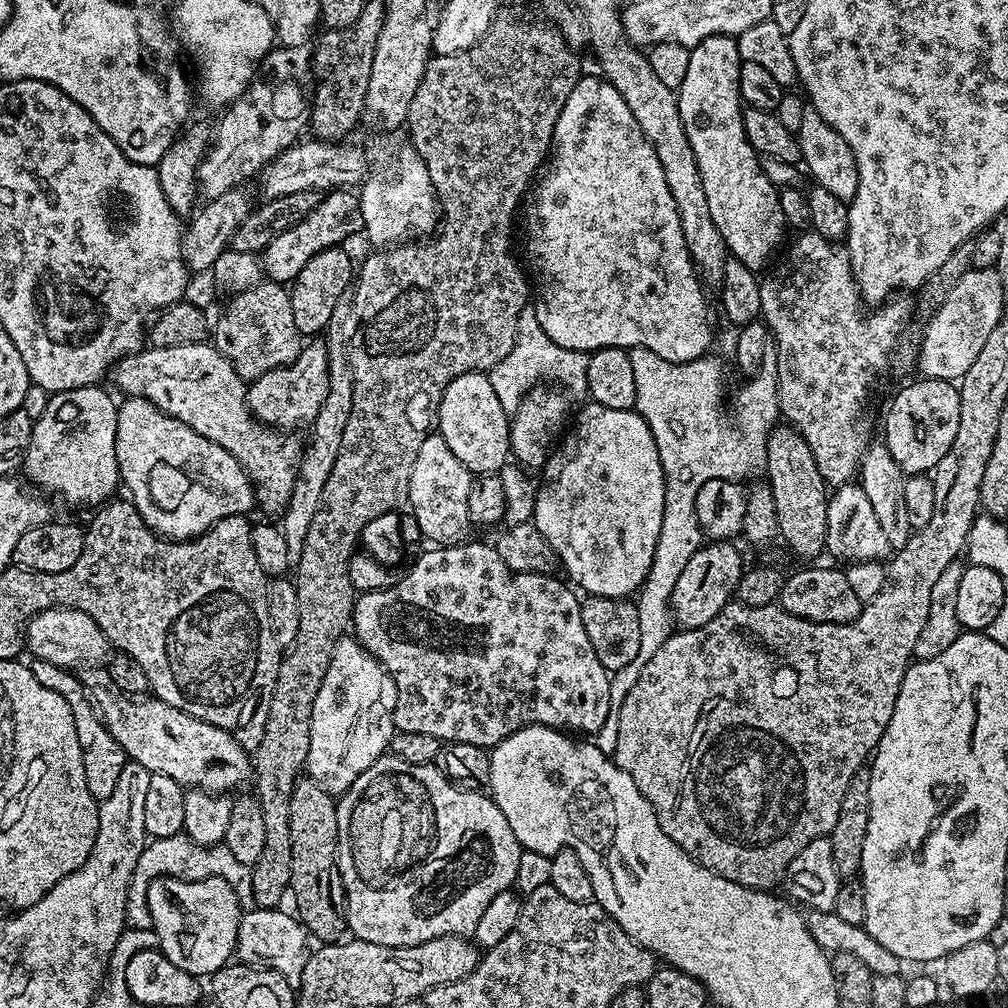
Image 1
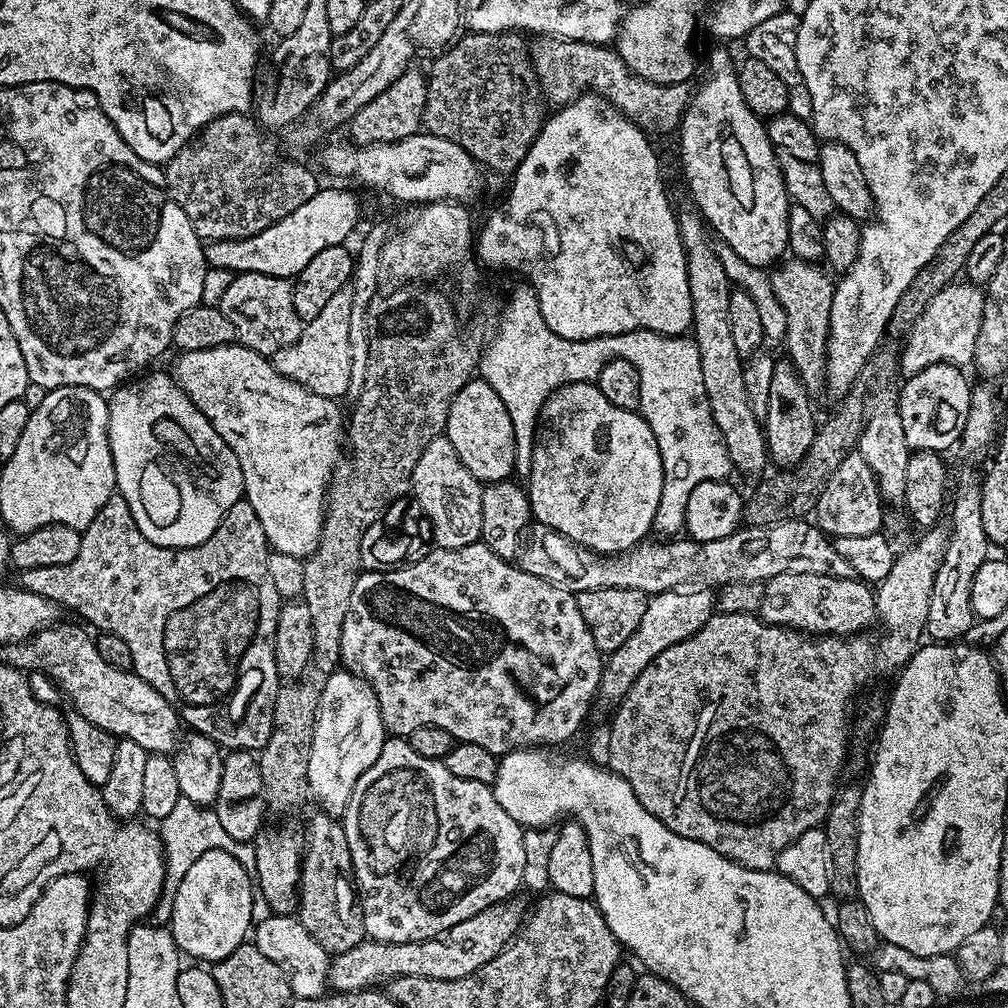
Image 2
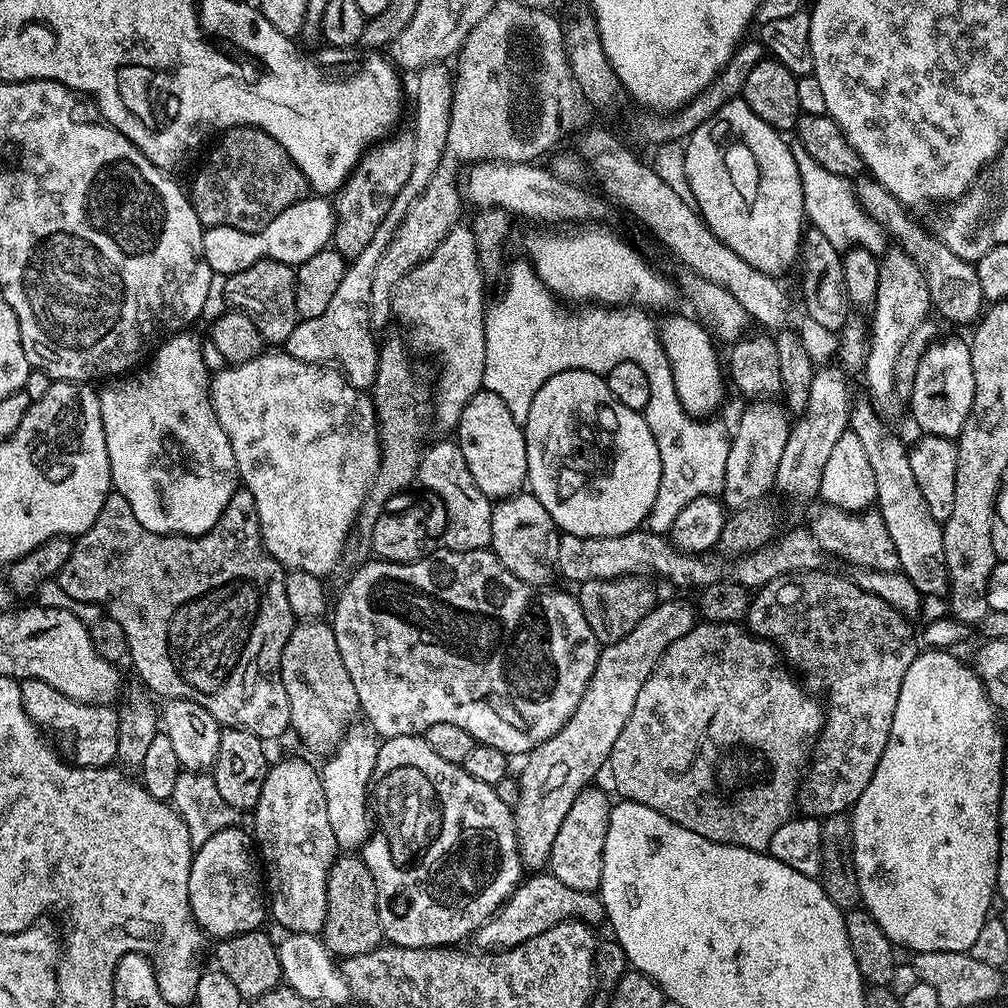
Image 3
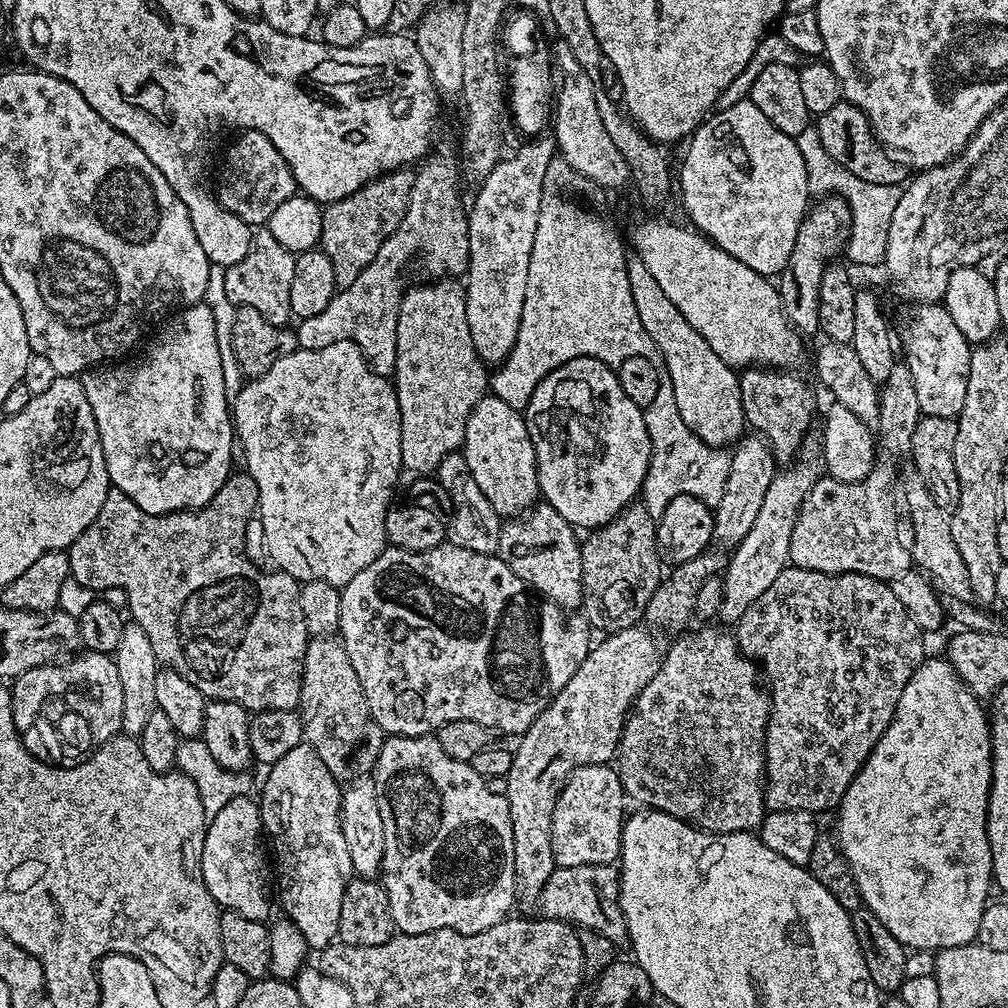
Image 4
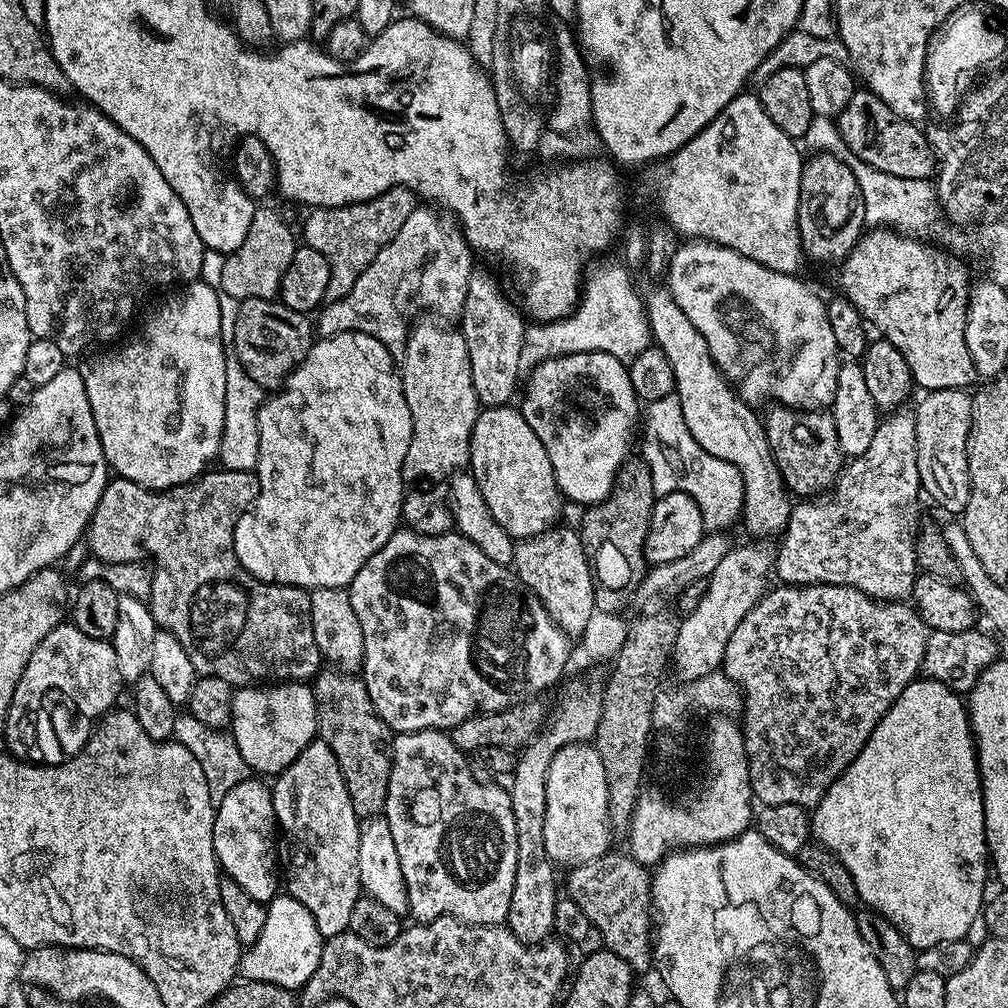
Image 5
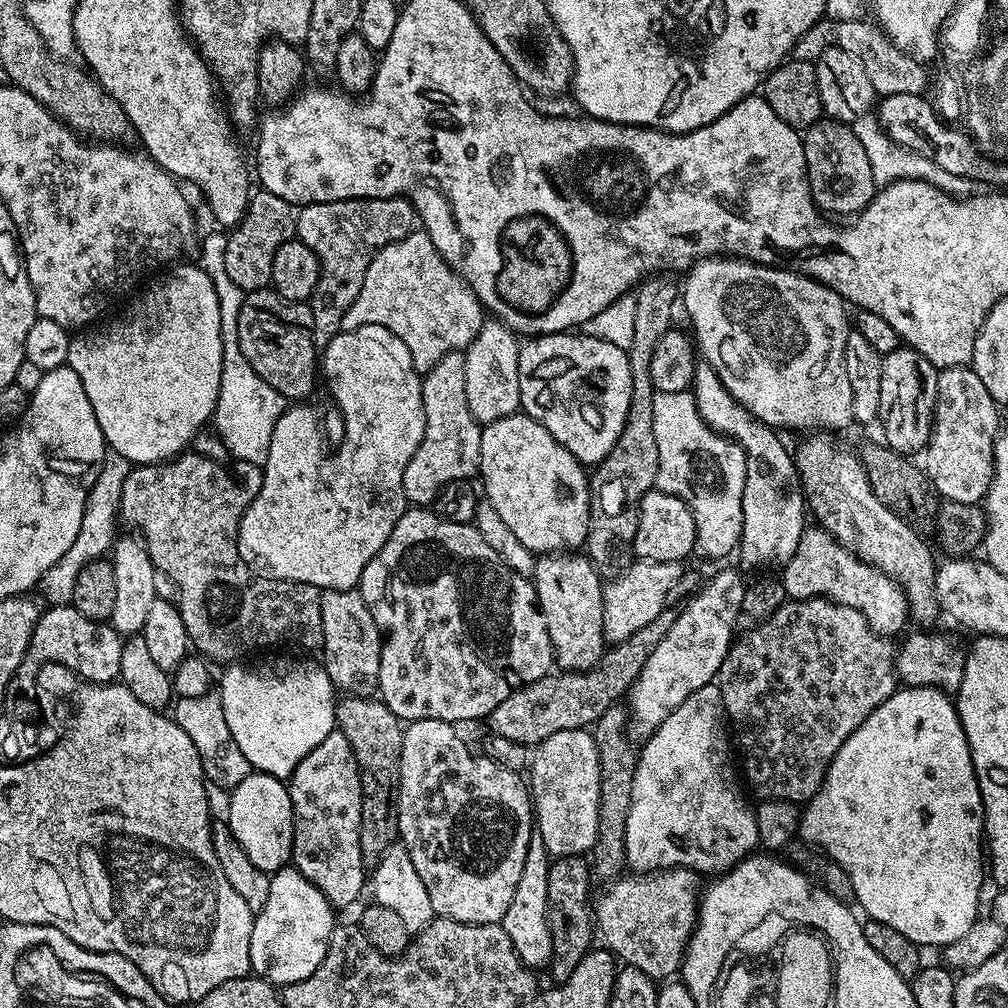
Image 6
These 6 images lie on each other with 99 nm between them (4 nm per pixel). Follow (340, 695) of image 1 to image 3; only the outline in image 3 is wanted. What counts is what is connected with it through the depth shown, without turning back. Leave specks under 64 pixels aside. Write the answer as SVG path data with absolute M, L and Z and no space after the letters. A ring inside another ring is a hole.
M356 726L340 741L335 752L323 761L324 768L322 764L319 769L322 790L326 794L326 815L330 817L330 827L341 849L363 849L374 831L374 820L370 815L370 785L379 749L377 737L371 731Z

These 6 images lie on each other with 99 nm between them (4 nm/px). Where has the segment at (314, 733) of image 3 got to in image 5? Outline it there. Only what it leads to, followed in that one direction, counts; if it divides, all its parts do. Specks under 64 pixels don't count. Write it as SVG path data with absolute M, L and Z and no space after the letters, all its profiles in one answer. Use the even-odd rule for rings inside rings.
M339 670L321 671L314 680L316 694L316 727L319 739L326 741L342 770L342 778L346 782L346 790L350 790L350 802L356 815L361 818L379 816L384 811L388 779L392 769L392 729L382 722L382 718L374 710L370 694L366 690L363 679L359 675L349 674Z

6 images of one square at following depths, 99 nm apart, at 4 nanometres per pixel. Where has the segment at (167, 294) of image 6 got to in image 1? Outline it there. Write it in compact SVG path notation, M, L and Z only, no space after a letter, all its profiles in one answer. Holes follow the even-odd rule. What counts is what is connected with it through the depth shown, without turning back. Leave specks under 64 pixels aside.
M130 396L123 402L125 404L121 403L116 409L116 457L118 458L118 466L120 467L120 479L123 487L128 487L129 493L127 492L127 495L138 510L138 514L142 514L142 518L148 528L157 532L159 536L169 540L190 540L194 536L202 535L207 528L213 528L222 518L243 516L251 513L251 508L254 508L256 504L256 493L252 487L252 482L248 479L248 475L244 473L243 466L228 451L222 446L218 446L214 442L202 438L202 434L198 434L194 430L190 430L190 426L178 422L178 418L165 416L161 408L156 407L151 400L145 400L143 396Z

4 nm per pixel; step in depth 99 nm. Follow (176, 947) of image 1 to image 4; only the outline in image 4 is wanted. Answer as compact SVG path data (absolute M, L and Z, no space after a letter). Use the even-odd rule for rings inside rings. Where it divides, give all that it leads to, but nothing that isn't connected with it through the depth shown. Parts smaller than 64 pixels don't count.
M251 795L231 798L218 814L214 814L207 821L204 830L204 845L202 846L202 862L200 873L204 879L206 890L219 904L221 909L237 912L244 918L267 921L268 917L268 888L270 892L270 860L264 857L266 852L266 833L264 823L260 817L260 805Z

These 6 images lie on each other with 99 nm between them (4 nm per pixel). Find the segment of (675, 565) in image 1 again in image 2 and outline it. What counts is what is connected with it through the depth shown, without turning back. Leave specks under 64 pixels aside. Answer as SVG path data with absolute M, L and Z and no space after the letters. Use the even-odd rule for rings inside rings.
M639 328L626 334L599 336L594 348L597 361L628 360L630 366L638 370L638 382L642 382L638 411L650 430L654 430L664 467L662 498L652 527L661 537L679 537L684 532L690 490L694 490L698 482L723 480L729 475L727 472L733 471L728 447L710 414L706 386L702 386L702 362L698 358L696 341L687 335L663 336Z

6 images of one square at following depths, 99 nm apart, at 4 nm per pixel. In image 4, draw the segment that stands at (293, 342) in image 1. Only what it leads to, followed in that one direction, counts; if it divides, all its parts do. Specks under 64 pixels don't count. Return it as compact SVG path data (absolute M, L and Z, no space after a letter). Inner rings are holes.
M268 230L253 231L246 254L242 254L242 259L234 262L234 266L224 269L226 298L230 298L230 302L237 306L250 306L258 310L258 314L262 314L266 322L284 326L293 319L290 310L290 285L294 279L297 253L281 244L275 231L264 231Z

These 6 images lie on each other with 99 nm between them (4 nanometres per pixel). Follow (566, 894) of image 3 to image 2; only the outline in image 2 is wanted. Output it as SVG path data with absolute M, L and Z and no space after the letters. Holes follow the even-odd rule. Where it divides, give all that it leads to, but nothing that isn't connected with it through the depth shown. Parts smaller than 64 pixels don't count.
M509 898L490 906L441 936L431 936L428 940L383 944L380 940L365 939L364 943L354 946L354 950L335 953L331 957L328 983L337 992L357 992L381 982L393 980L396 976L421 976L422 978L466 978L474 974L486 962L490 962L516 938L526 919L526 908L520 898Z

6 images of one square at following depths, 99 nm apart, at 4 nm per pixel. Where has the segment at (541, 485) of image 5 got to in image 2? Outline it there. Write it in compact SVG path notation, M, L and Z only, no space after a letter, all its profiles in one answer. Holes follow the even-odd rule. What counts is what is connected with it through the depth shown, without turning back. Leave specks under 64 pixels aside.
M473 378L458 390L454 402L450 402L444 430L450 446L454 446L458 458L462 458L462 466L466 466L481 485L507 480L515 473L514 426L501 398L483 379Z

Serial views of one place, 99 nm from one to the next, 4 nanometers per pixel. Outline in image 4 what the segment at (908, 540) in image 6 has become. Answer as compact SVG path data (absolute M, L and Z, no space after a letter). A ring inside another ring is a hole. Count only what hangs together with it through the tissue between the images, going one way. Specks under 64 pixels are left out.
M753 366L739 373L744 423L768 441L772 456L780 466L787 466L797 459L816 416L816 396L811 386L792 375L796 374L767 366Z

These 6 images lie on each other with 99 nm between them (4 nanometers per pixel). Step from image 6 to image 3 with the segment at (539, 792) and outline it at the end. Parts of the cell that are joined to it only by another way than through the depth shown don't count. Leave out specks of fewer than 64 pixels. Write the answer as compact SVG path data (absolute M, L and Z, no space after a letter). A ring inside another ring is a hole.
M589 786L574 798L574 806L562 818L558 834L554 837L554 850L550 850L547 871L558 882L569 884L572 888L596 890L602 878L602 850L608 829L608 815L612 813L612 804L608 796L597 786Z

